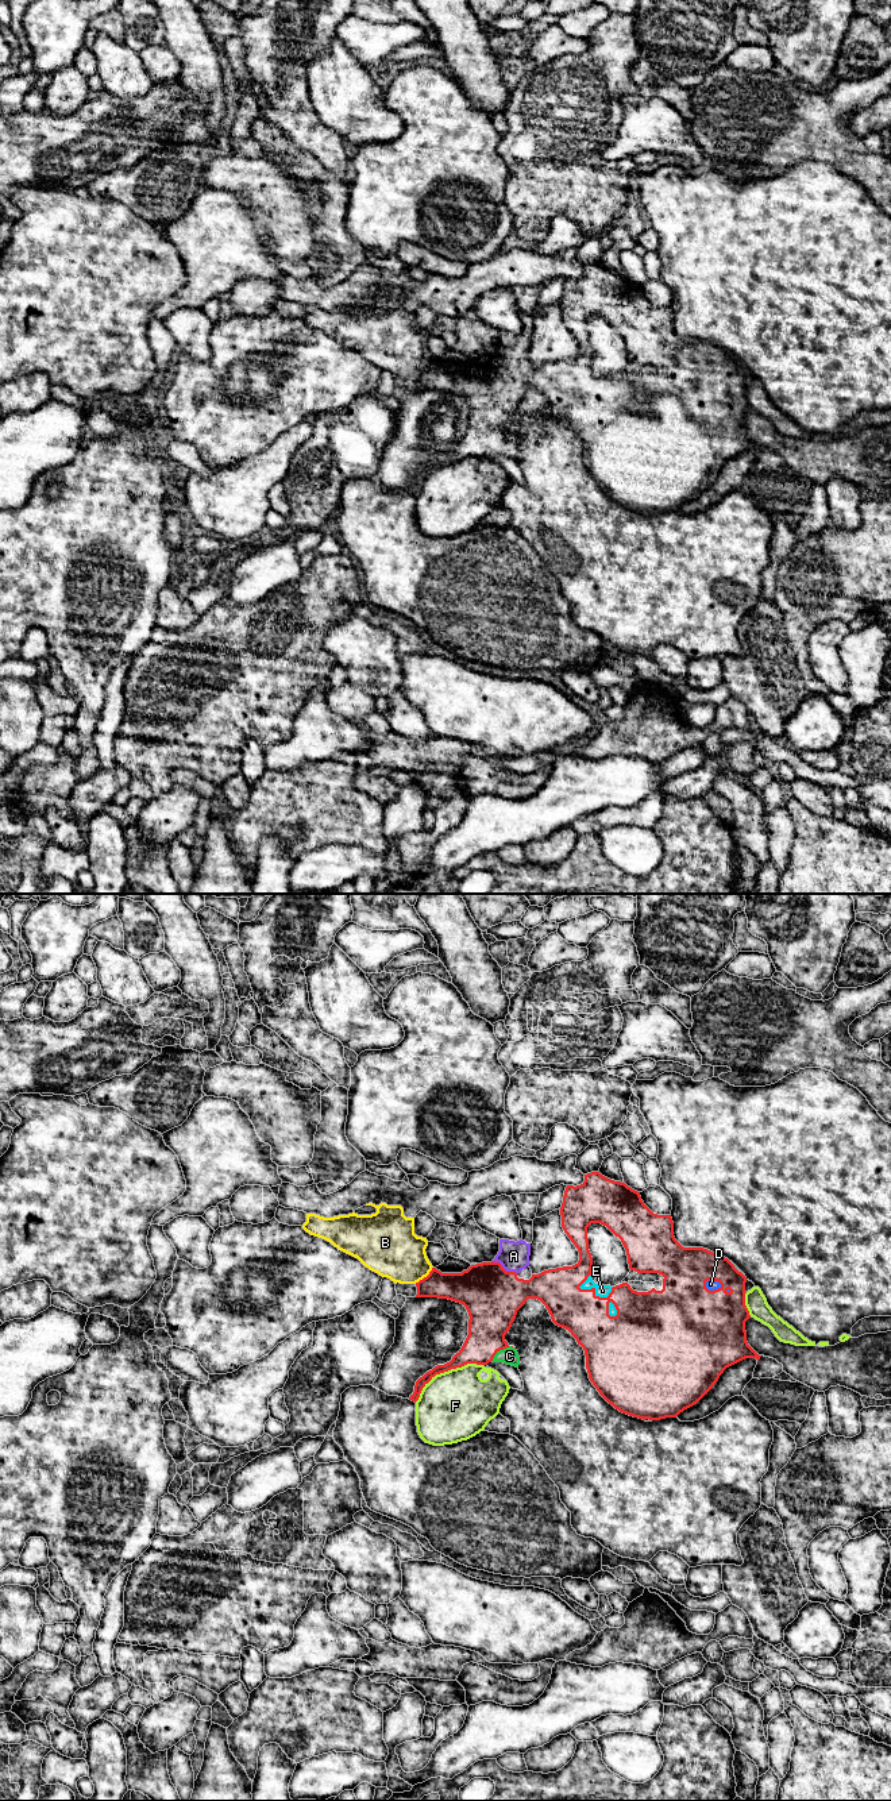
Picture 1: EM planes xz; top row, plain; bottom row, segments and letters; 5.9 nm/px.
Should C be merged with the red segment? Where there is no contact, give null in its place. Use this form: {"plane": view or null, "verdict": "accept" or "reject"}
{"plane": "xz", "verdict": "accept"}

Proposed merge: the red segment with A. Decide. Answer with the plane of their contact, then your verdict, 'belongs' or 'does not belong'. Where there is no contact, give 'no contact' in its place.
xz | belongs

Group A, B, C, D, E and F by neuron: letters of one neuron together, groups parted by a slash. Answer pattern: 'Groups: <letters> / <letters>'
Groups: A C D E / B / F

